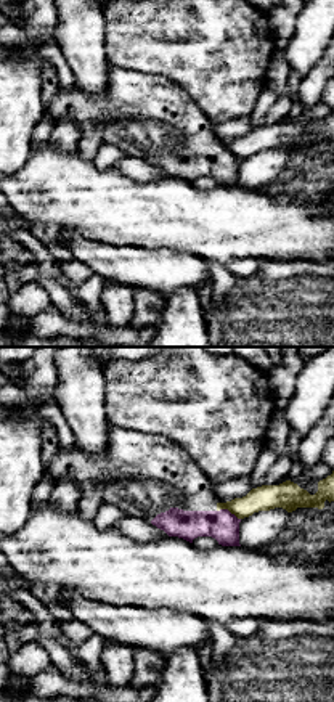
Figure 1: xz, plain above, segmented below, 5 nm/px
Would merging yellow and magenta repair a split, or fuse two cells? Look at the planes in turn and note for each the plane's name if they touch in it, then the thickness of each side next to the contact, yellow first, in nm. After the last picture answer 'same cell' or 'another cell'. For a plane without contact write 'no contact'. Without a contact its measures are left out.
contact in xz; calibres 130 and 150 nm

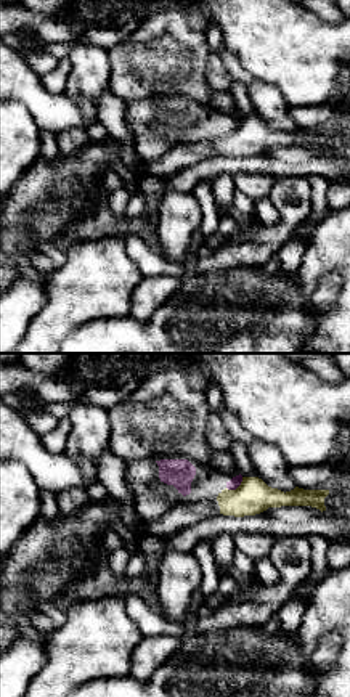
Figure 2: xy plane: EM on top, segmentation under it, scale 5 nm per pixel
contact in xy; calibres 180 and 60 nm

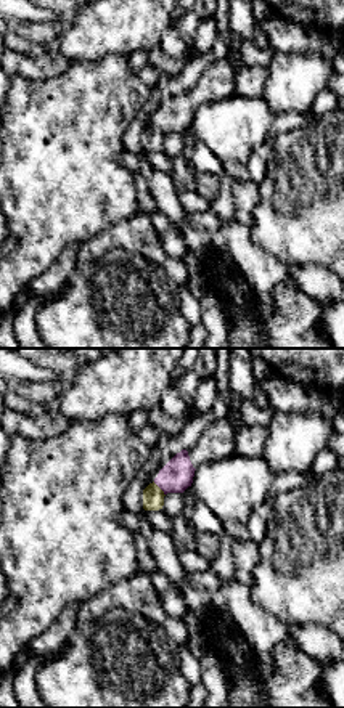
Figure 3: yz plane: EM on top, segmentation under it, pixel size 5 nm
contact in yz; calibres 110 and 160 nm

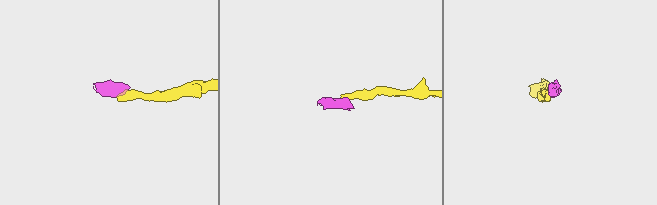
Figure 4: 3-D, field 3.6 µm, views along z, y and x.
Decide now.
another cell

